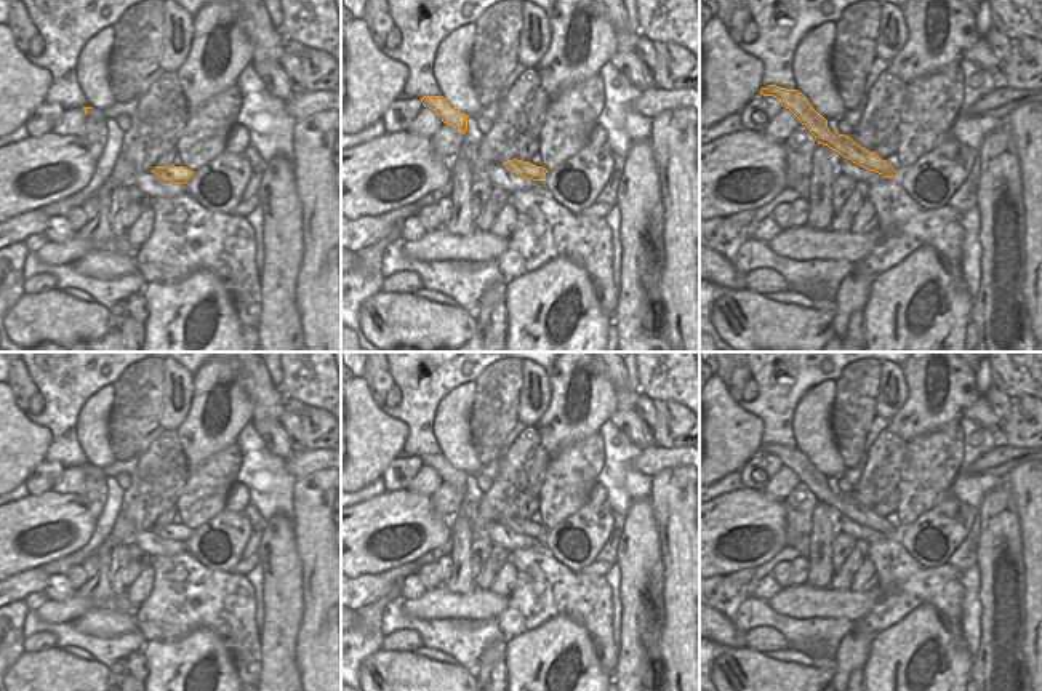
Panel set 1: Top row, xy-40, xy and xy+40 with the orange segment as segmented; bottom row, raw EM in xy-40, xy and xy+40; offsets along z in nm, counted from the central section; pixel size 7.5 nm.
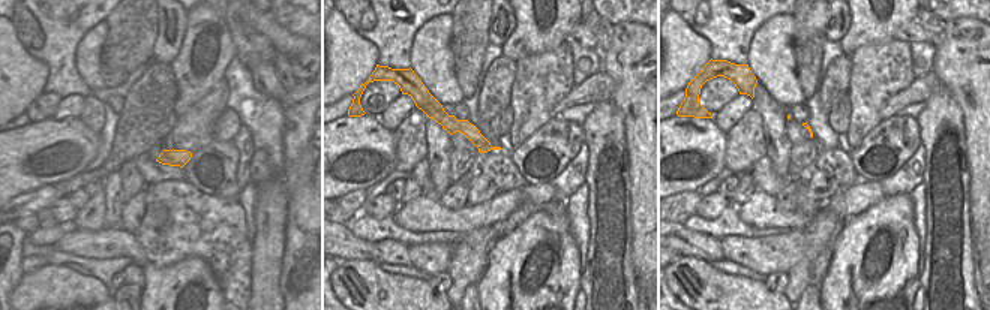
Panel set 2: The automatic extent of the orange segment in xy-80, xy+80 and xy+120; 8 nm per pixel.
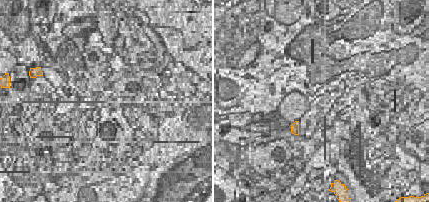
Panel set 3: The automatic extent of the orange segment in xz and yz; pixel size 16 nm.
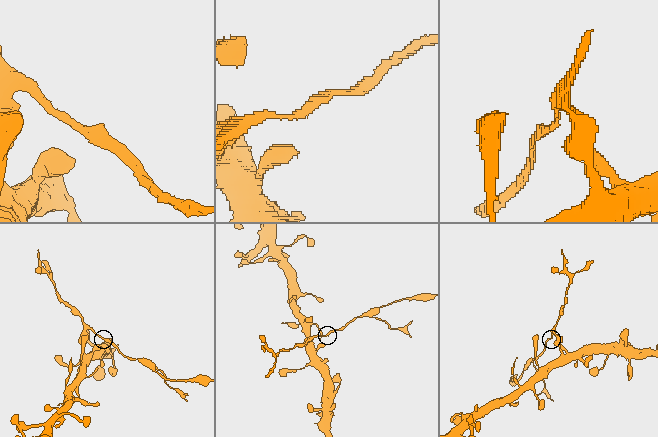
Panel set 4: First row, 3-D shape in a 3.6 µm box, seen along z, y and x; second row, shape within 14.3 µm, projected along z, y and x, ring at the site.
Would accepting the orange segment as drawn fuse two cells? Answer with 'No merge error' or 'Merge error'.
Merge error.

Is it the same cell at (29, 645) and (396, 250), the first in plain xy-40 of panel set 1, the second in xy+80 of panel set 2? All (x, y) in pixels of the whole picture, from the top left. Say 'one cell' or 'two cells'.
one cell

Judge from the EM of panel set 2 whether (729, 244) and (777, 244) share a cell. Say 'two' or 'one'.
one

